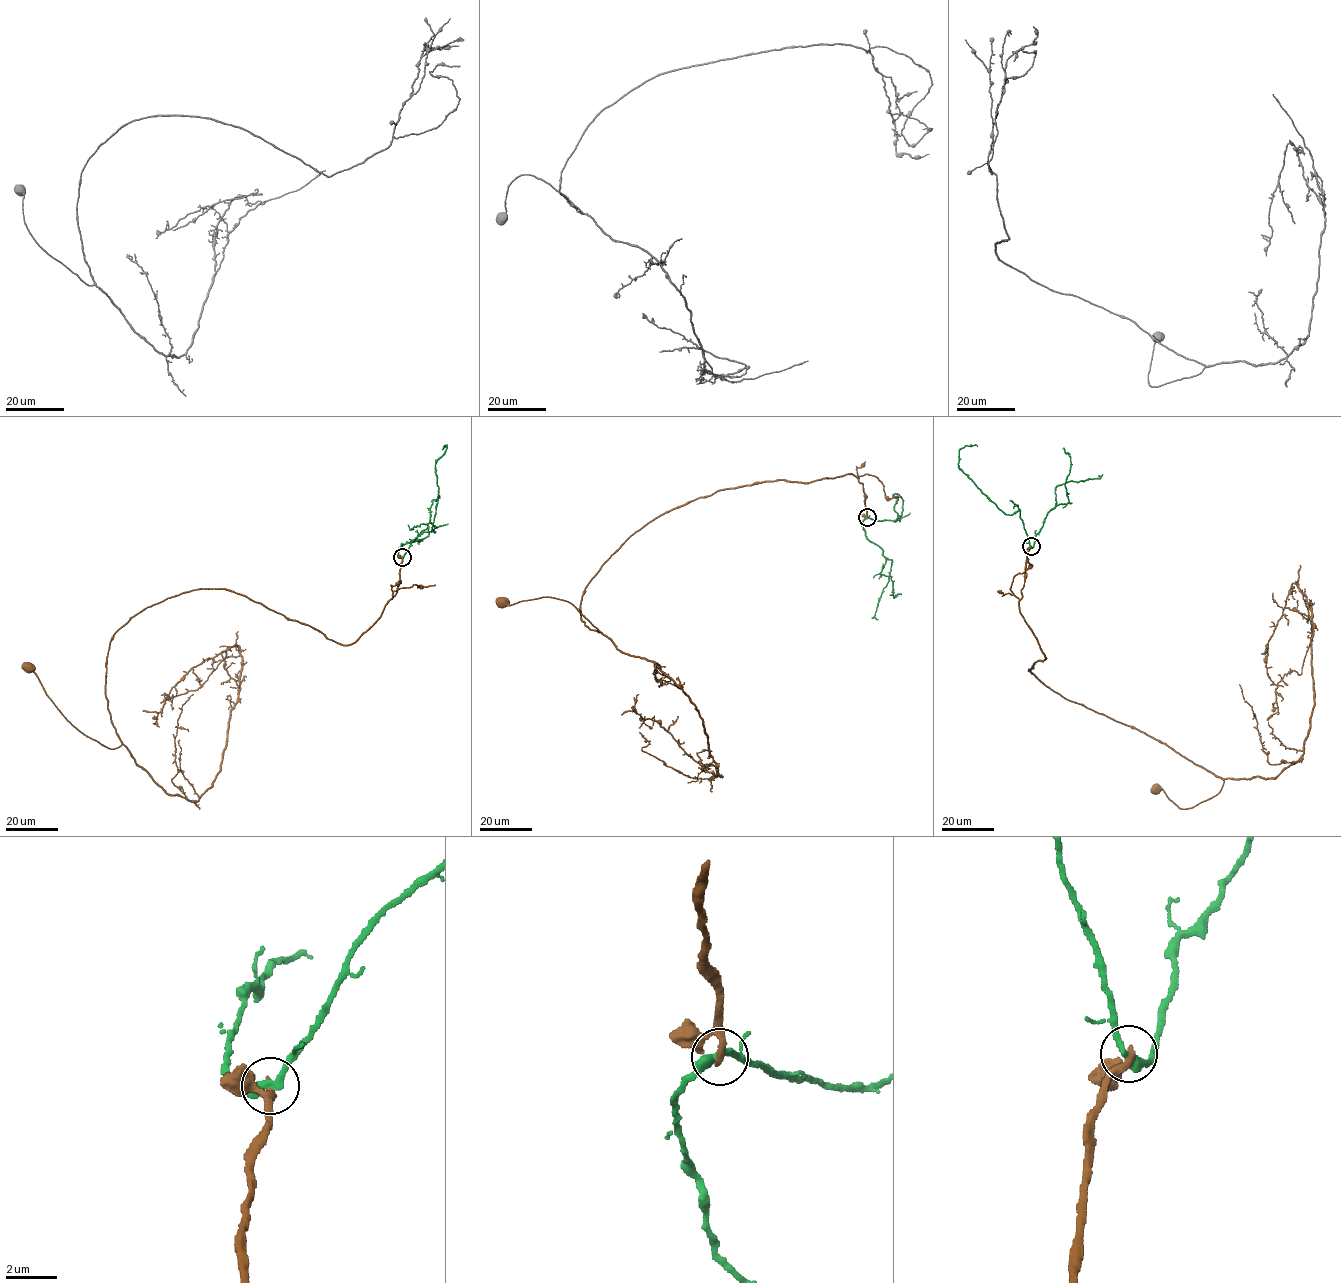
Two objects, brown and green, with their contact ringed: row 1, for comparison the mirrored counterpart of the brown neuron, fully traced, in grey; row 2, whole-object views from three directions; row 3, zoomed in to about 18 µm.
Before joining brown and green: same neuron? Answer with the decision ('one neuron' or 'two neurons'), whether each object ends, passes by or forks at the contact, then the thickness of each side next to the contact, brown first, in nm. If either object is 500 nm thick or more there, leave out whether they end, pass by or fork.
two neurons; brown ends; green passes by; calibres 300 and 320 nm

